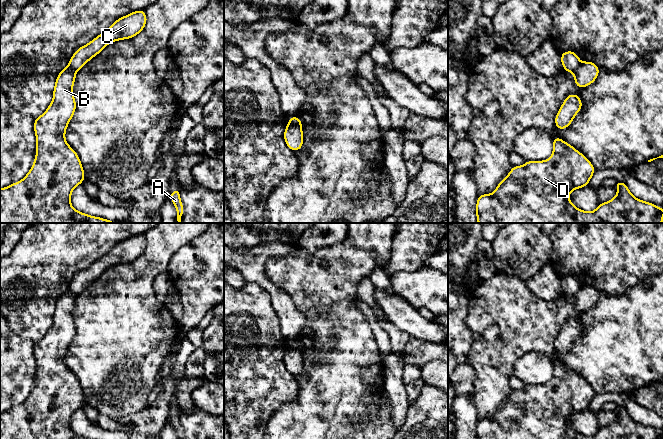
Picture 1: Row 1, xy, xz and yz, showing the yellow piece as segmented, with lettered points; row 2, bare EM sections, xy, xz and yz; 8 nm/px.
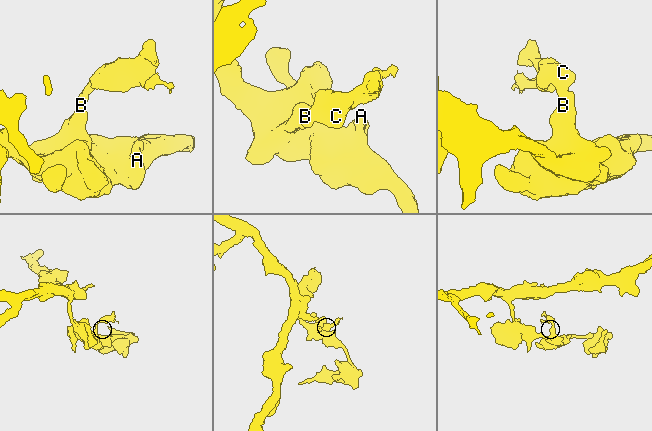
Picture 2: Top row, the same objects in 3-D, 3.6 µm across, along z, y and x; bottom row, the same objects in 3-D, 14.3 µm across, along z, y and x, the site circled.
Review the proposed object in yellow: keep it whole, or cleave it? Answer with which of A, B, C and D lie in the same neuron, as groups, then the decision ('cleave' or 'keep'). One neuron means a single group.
A B D / C | cleave

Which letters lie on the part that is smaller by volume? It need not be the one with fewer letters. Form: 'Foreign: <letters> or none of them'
Foreign: C

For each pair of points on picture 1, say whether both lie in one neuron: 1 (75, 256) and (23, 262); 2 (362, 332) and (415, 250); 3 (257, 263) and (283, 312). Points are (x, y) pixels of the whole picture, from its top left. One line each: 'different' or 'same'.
1: same
2: different
3: same

